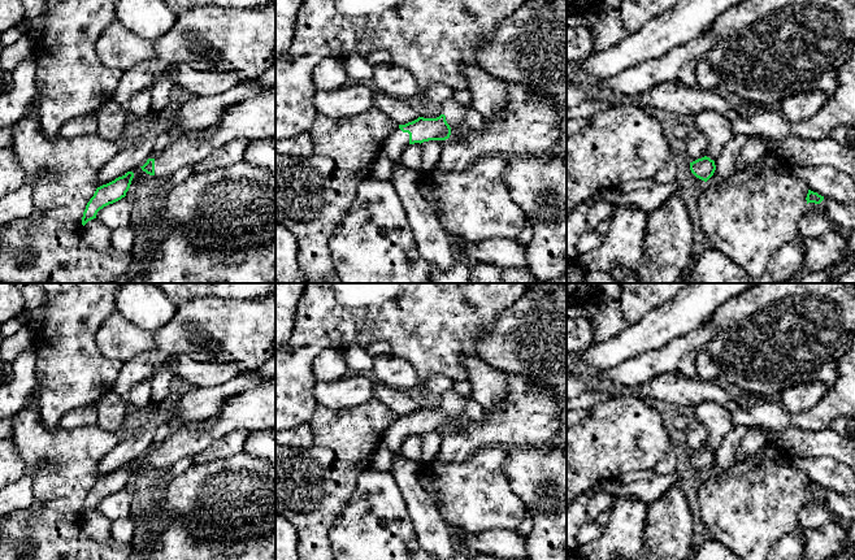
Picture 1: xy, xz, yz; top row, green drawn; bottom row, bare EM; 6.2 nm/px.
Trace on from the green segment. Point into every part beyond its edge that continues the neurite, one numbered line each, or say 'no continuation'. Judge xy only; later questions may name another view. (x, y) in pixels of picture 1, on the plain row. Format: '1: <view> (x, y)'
1: xy (252, 409)

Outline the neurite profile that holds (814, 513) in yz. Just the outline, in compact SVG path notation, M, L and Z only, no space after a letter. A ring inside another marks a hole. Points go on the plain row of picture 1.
M808 494L803 499L798 513L799 531L820 529L832 518L821 494Z

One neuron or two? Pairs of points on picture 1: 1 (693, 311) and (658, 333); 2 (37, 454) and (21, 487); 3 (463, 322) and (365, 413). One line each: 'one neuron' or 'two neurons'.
1: one neuron
2: two neurons
3: two neurons

